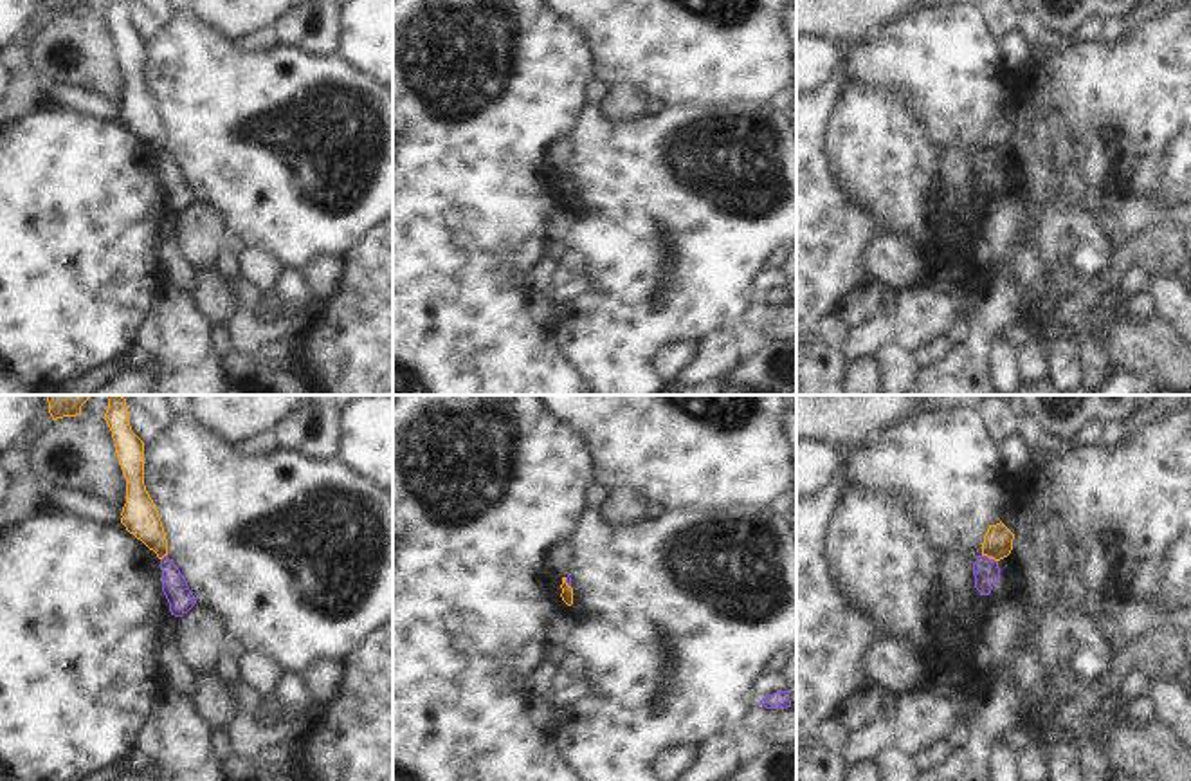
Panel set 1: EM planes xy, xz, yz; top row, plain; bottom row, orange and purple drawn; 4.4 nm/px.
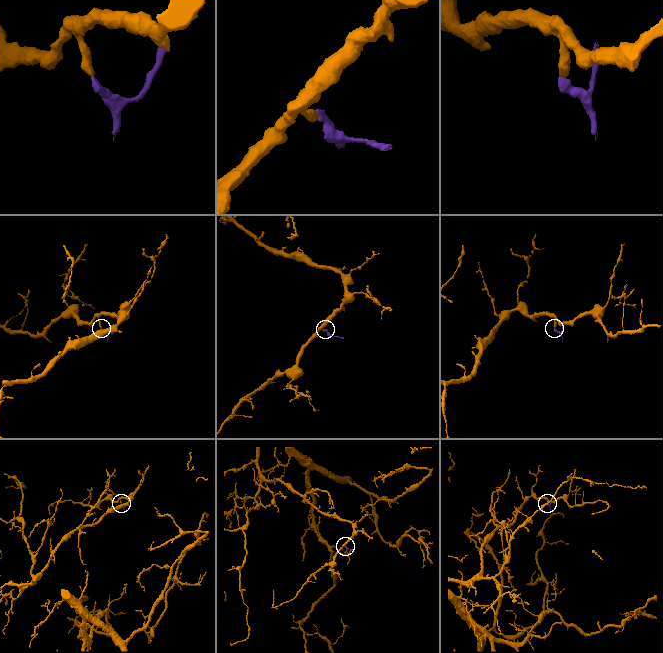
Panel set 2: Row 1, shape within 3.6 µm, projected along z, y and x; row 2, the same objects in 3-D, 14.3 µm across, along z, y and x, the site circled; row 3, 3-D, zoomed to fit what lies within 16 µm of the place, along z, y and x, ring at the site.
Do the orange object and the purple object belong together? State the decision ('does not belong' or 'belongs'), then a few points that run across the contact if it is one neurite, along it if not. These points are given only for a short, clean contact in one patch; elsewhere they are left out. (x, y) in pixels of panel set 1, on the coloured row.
does not belong; line yz (982, 554), (997, 561)

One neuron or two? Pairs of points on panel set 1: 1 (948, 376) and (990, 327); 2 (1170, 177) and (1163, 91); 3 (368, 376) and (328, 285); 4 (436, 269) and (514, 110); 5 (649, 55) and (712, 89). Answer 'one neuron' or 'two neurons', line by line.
1: one neuron
2: two neurons
3: two neurons
4: one neuron
5: one neuron

